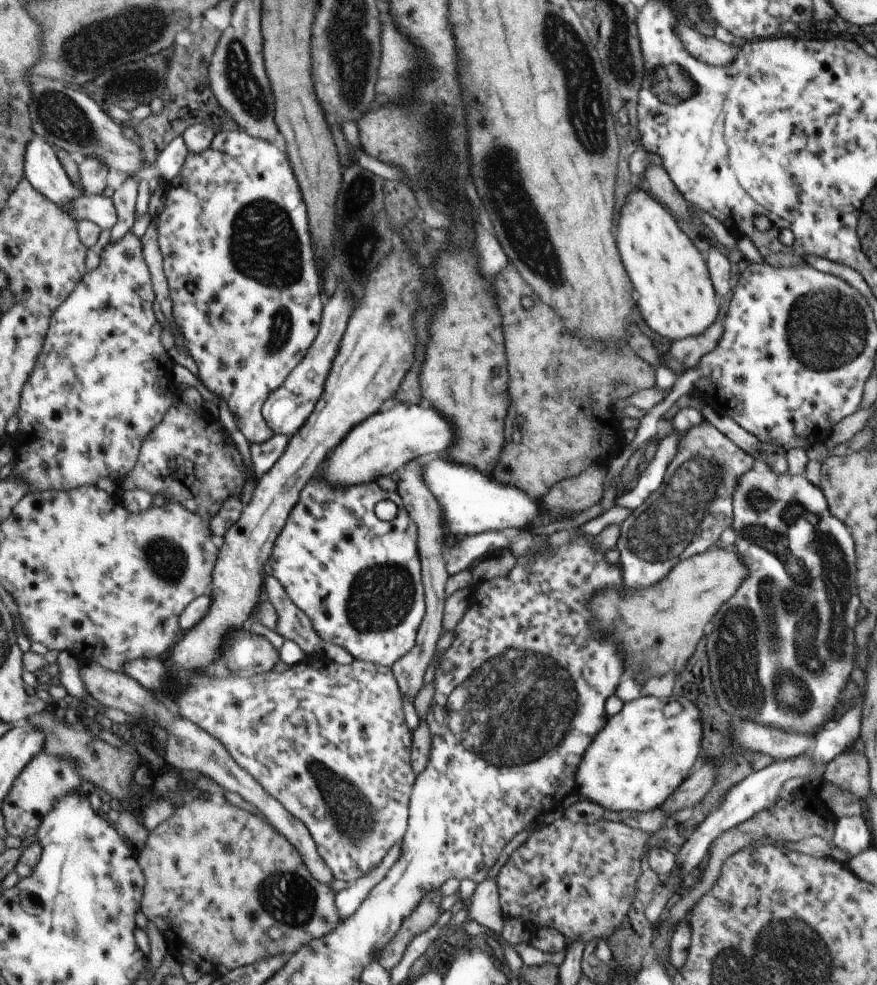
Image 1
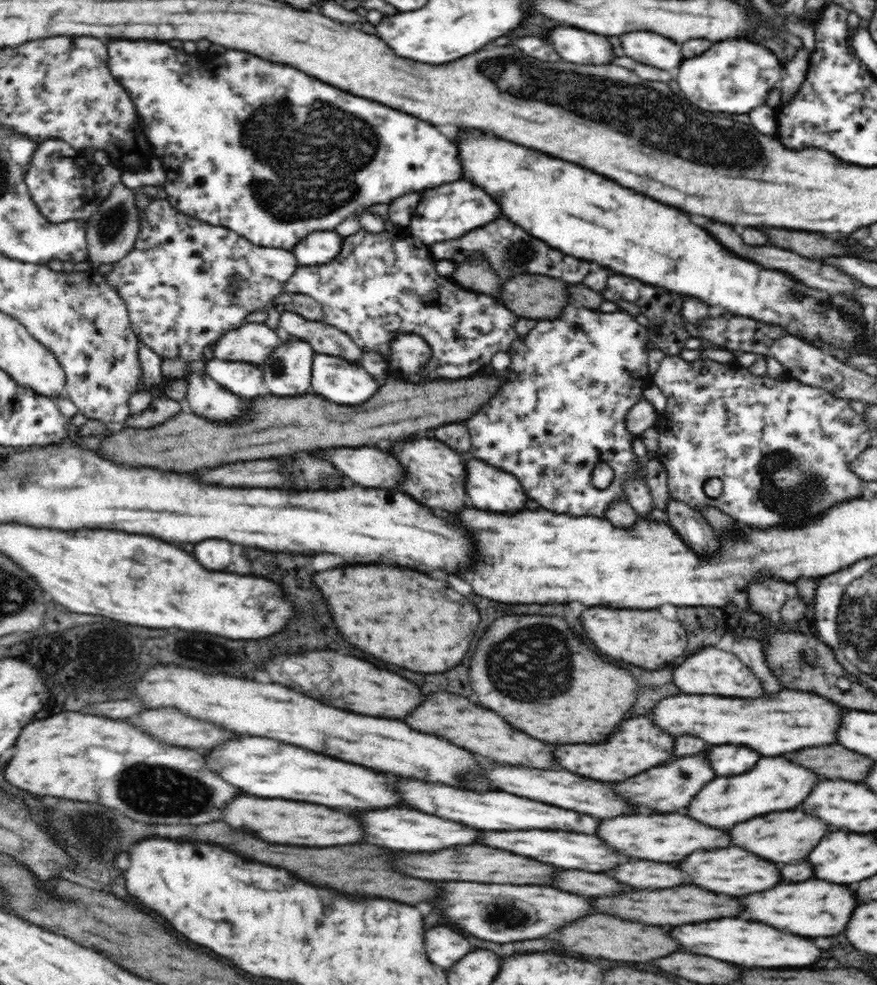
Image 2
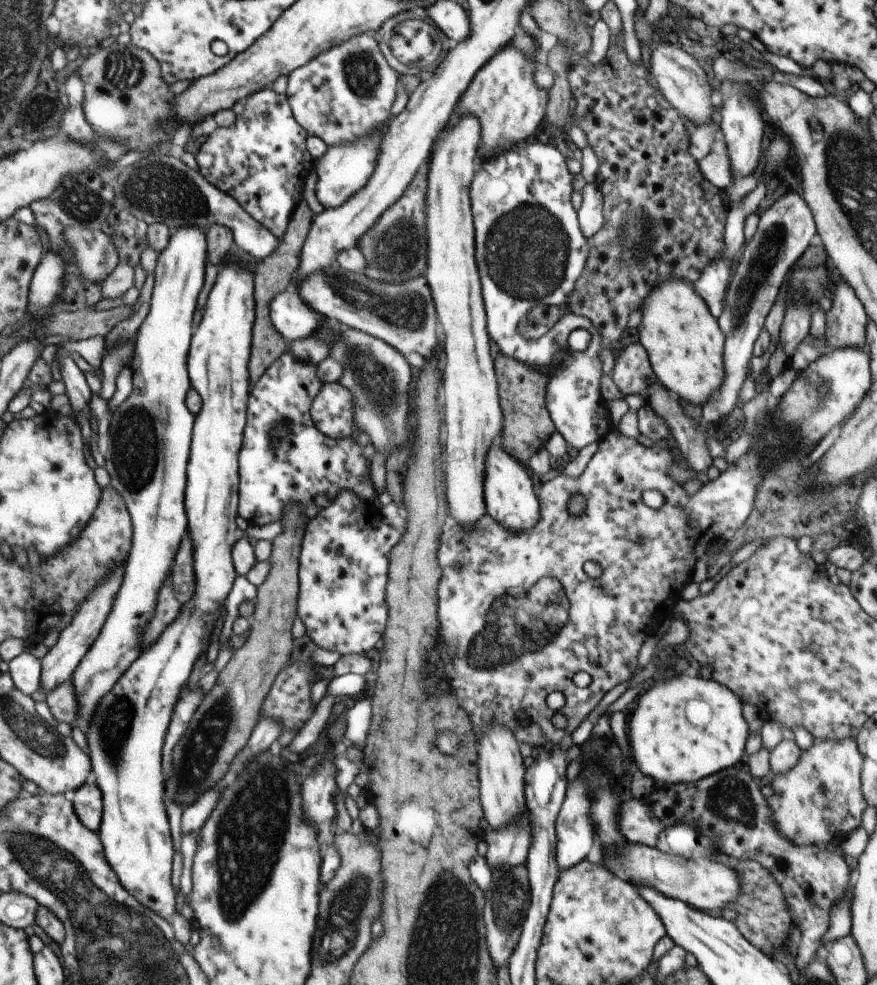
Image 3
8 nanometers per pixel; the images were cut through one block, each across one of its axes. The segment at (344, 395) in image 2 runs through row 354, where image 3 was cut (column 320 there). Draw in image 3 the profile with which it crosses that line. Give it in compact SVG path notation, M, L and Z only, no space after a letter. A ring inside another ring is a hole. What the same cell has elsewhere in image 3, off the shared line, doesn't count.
M295 284L271 300L270 318L276 330L291 342L311 337L327 324L324 315L318 315L302 300Z

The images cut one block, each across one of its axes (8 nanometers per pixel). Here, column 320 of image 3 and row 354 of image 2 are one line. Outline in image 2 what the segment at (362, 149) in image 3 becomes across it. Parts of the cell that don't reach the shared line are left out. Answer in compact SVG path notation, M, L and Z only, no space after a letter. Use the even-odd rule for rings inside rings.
M154 198L152 202L148 203L143 210L143 219L140 224L140 232L136 242L134 242L134 248L124 256L122 261L116 262L114 268L106 276L106 281L110 286L116 289L116 292L120 295L120 298L126 303L129 319L132 330L139 340L141 340L148 348L151 348L158 356L161 358L179 358L182 362L185 362L185 381L187 385L187 394L184 398L183 409L188 412L196 413L198 416L206 417L210 421L218 421L220 423L231 423L234 421L239 421L242 417L247 418L249 413L249 406L252 404L251 399L244 399L230 392L227 388L219 385L214 379L206 376L204 373L204 366L206 366L206 357L204 357L204 348L208 344L214 344L217 340L224 336L230 330L236 330L240 328L246 320L246 316L250 312L258 312L258 310L266 311L266 308L274 305L274 298L278 294L286 294L286 289L284 289L284 284L286 280L296 272L299 268L297 259L294 253L288 252L282 248L266 248L265 246L256 246L252 244L247 238L236 234L233 230L229 228L224 228L223 226L212 226L211 224L206 224L197 218L190 218L181 212L178 212L167 199L161 200Z

